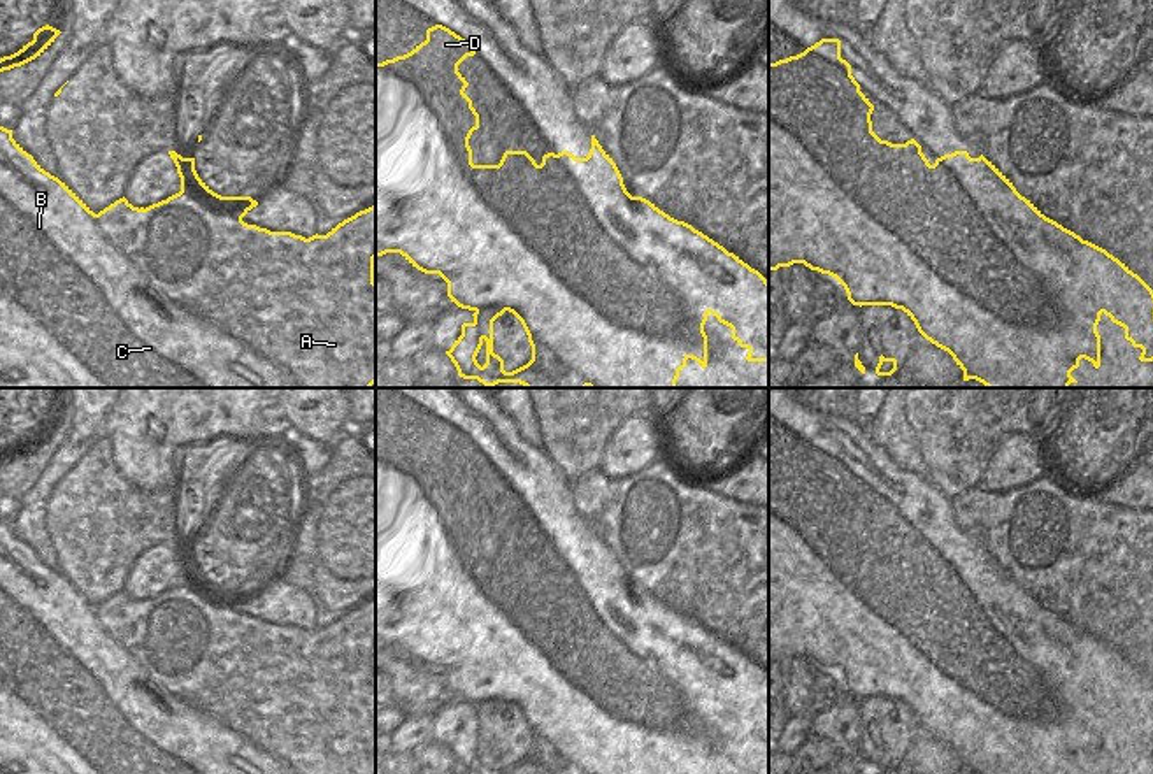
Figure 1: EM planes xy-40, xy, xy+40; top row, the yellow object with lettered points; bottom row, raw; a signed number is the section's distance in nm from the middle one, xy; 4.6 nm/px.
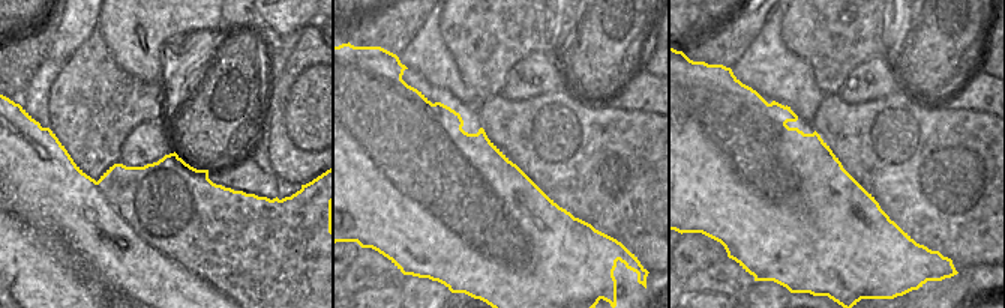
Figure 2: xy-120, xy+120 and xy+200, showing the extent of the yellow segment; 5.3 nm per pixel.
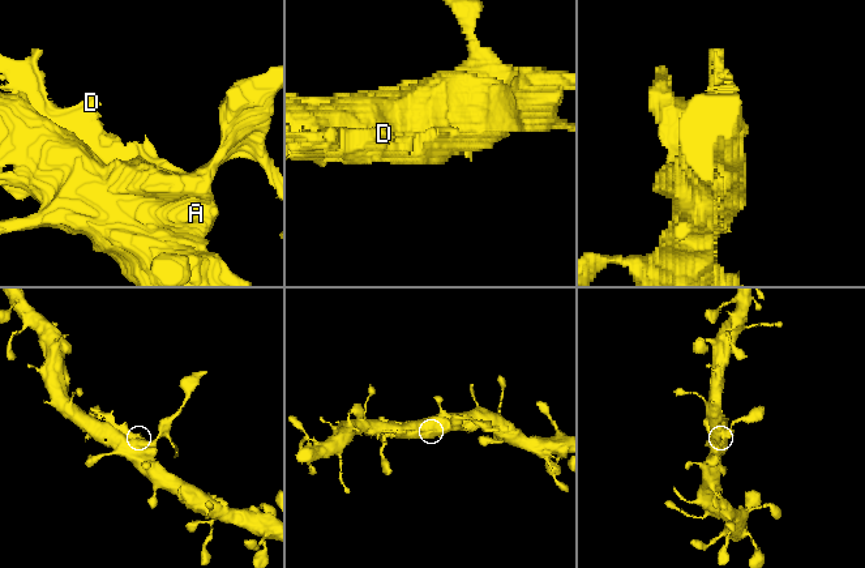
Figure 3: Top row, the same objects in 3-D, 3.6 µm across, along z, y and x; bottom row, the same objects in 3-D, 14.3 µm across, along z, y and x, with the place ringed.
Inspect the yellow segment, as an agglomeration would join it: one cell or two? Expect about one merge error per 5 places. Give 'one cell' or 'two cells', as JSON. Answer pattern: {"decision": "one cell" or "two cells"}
{"decision": "two cells"}

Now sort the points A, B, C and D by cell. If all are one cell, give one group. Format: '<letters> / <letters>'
A / B C D

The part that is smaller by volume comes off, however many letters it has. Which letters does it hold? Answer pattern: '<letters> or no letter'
A

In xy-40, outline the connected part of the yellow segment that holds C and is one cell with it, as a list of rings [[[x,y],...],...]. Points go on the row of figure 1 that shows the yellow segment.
[[[0,126],[0,388],[304,388],[281,365],[232,337],[198,311],[202,297],[212,293],[209,286],[198,284],[212,272],[207,253],[197,253],[190,263],[165,267],[174,272],[172,293],[165,291],[135,260],[116,249],[104,237],[97,214],[65,183],[46,172],[12,139],[12,130]]]

